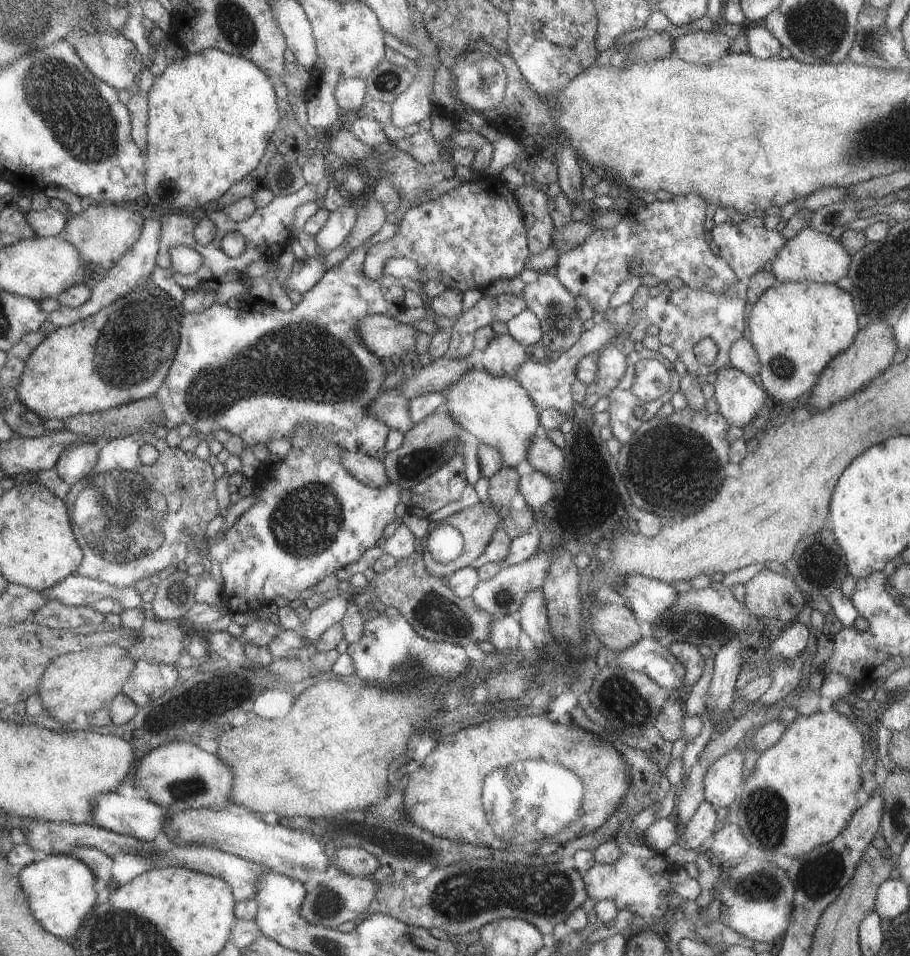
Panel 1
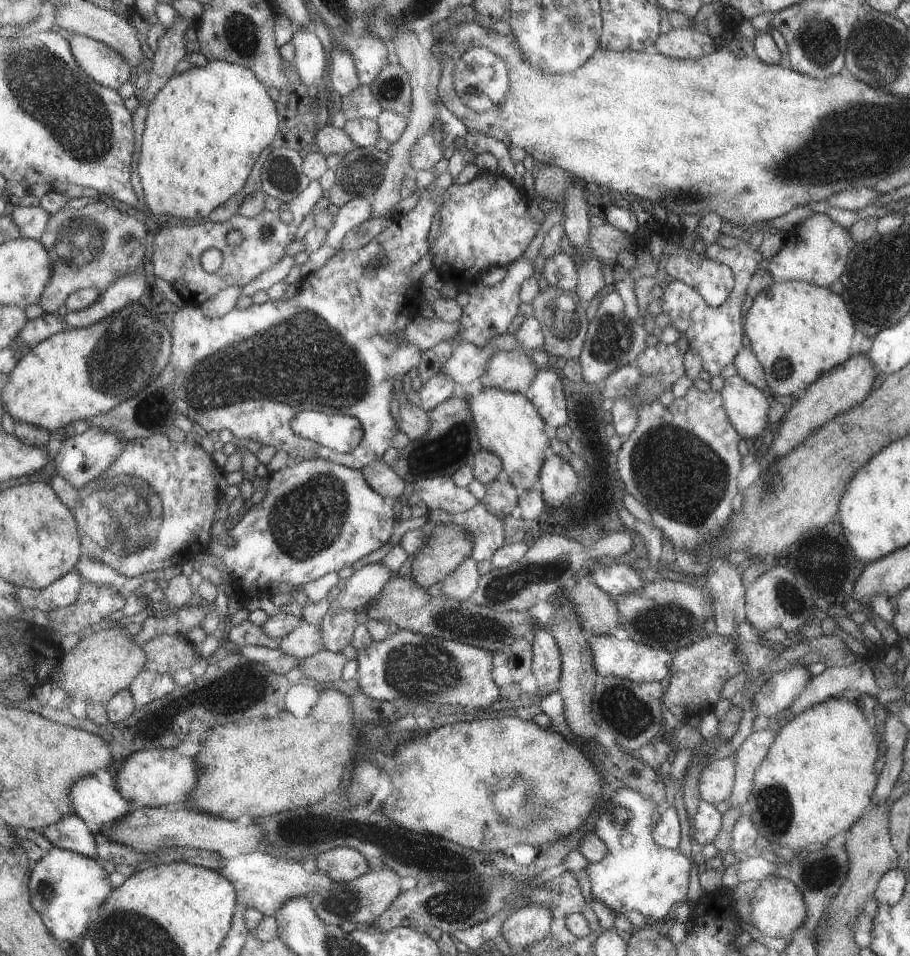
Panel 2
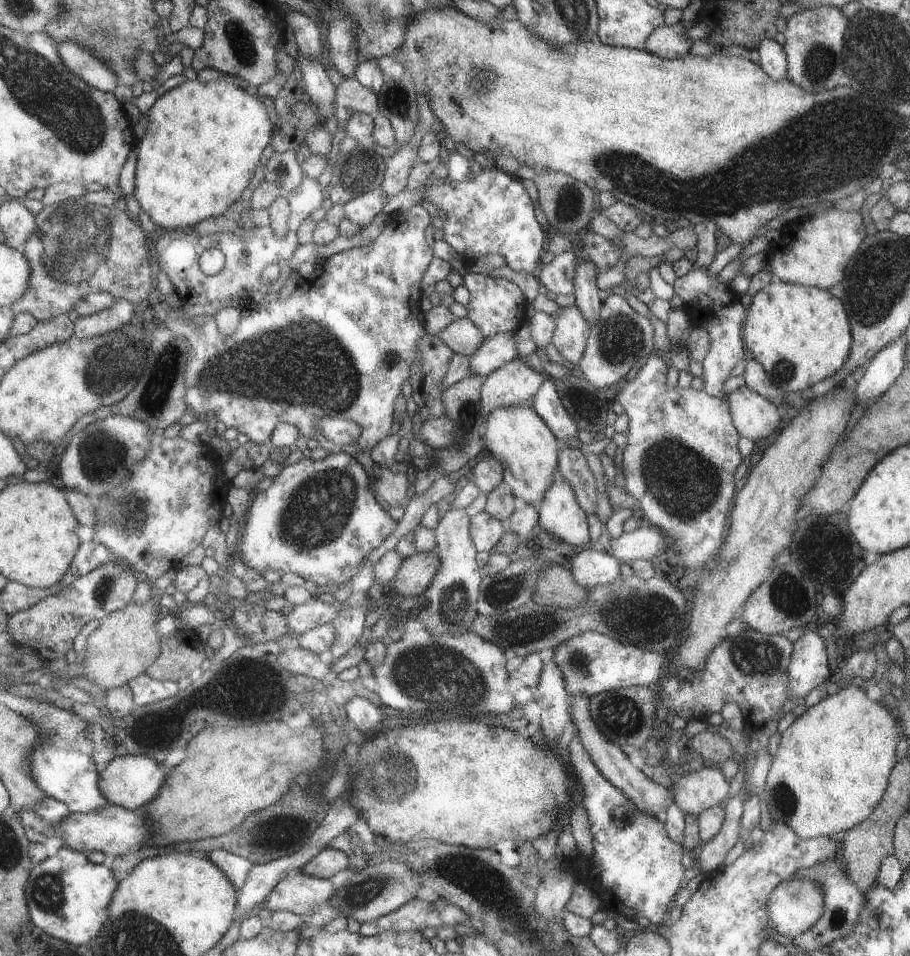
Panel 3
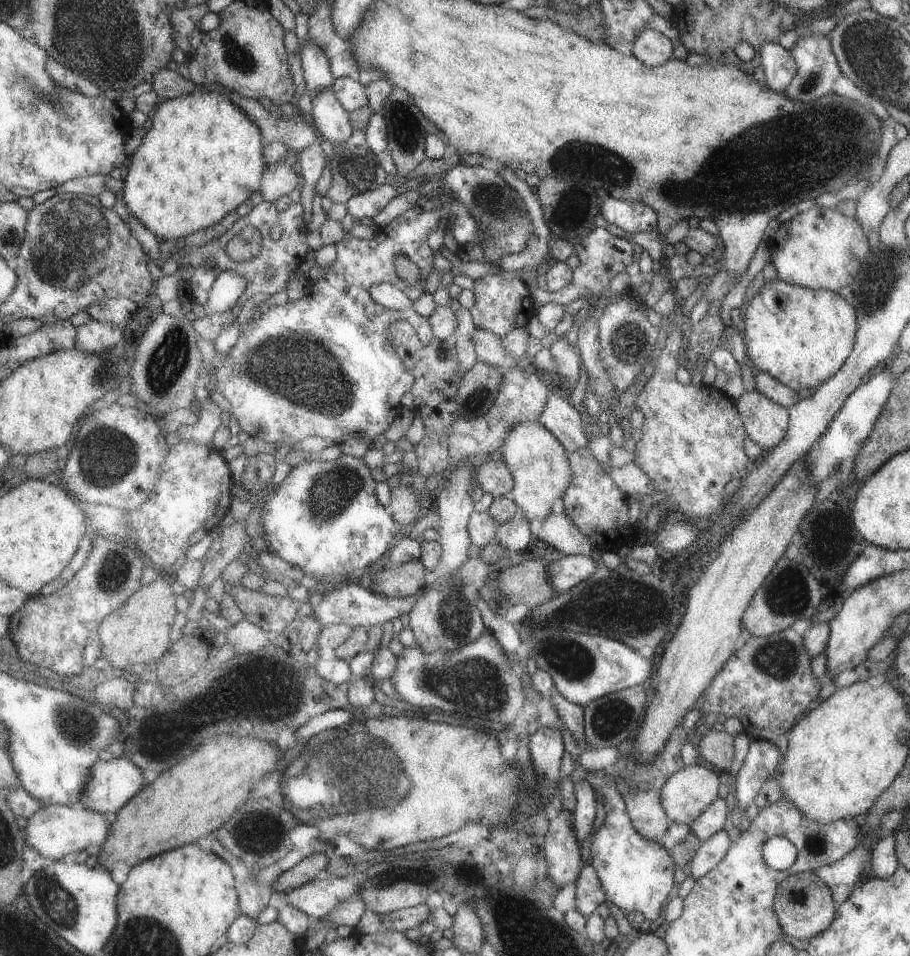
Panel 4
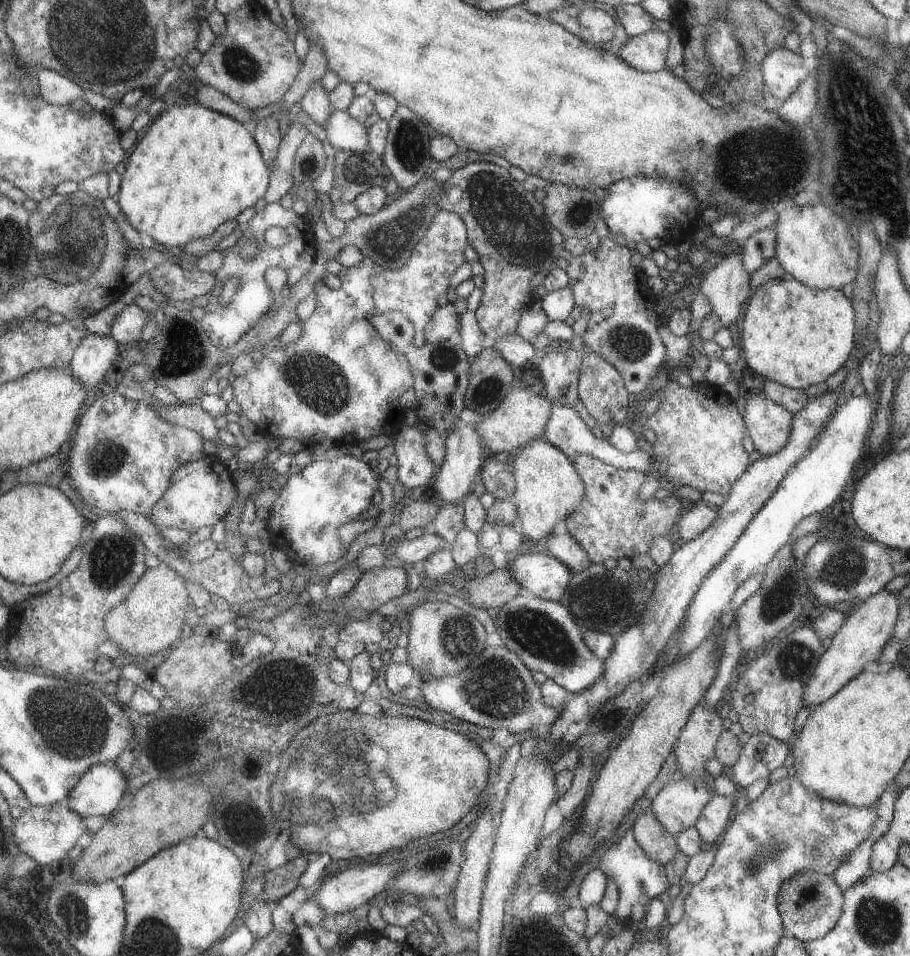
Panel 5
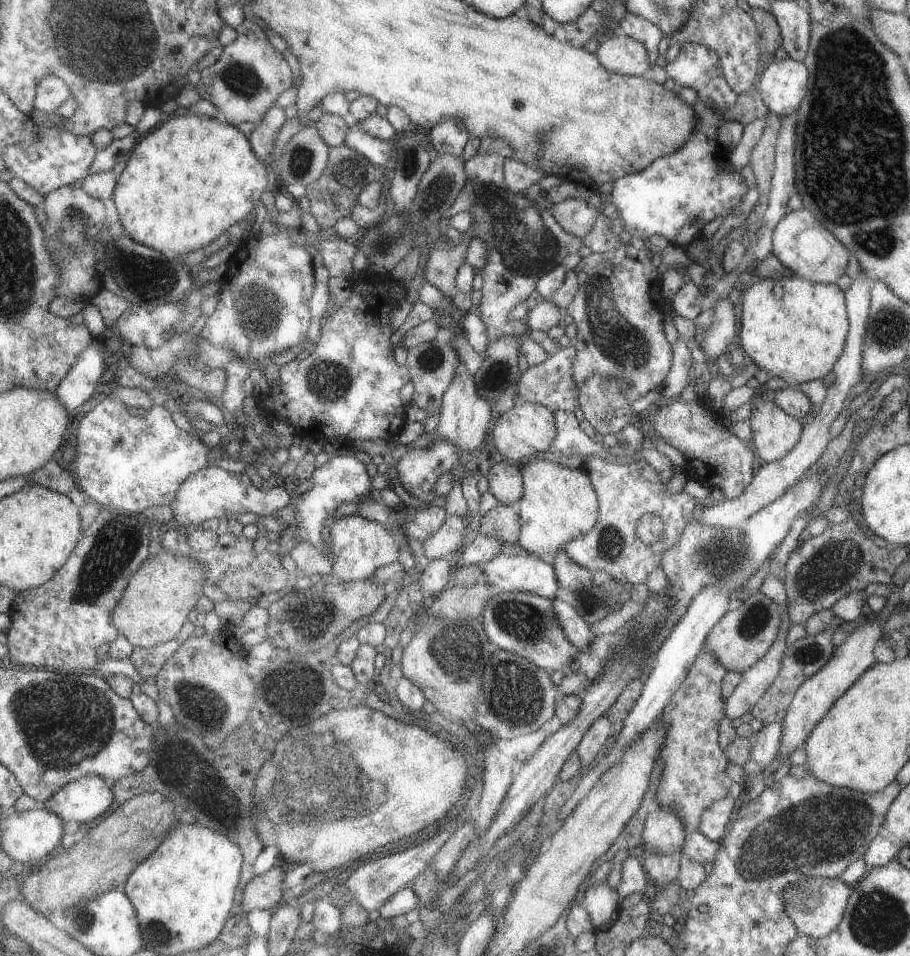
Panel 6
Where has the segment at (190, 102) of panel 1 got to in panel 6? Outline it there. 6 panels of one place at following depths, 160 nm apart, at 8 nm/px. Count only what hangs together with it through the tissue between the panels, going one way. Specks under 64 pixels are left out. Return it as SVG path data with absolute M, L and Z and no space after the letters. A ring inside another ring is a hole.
M188 112L185 116L172 115L167 117L155 131L149 133L139 144L133 146L126 169L118 178L118 186L112 200L118 210L118 215L120 216L119 223L122 225L124 234L128 235L133 241L151 247L158 252L170 256L181 256L213 244L231 226L237 224L237 222L241 224L241 221L249 219L251 210L257 207L263 192L266 192L267 186L269 186L269 173L270 168L268 164L257 157L256 151L252 148L251 140L243 132L239 131L237 126L217 118L195 116L195 114Z

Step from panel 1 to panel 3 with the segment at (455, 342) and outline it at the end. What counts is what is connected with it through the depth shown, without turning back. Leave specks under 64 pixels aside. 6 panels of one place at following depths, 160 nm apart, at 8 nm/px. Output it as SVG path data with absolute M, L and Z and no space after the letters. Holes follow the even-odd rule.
M471 272L463 278L463 284L470 292L470 301L466 306L468 317L487 338L501 333L515 333L519 327L527 322L527 310L529 310L531 302L527 300L523 290L515 282Z

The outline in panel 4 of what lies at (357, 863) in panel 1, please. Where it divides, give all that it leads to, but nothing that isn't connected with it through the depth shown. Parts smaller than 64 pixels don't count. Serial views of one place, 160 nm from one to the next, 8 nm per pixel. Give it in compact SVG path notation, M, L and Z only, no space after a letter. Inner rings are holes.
M312 853L301 860L299 864L293 865L288 871L278 876L273 884L274 888L279 892L286 893L315 880L317 874L323 872L329 865L330 858L325 853Z

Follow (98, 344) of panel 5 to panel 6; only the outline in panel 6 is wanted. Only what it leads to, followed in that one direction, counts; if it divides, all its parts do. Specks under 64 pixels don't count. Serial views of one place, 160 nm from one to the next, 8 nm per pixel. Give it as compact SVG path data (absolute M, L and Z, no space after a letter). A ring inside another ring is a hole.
M96 341L87 346L68 377L61 382L57 392L59 402L67 406L67 410L77 410L81 404L85 404L93 392L97 390L97 384L105 372L106 346L103 341Z

